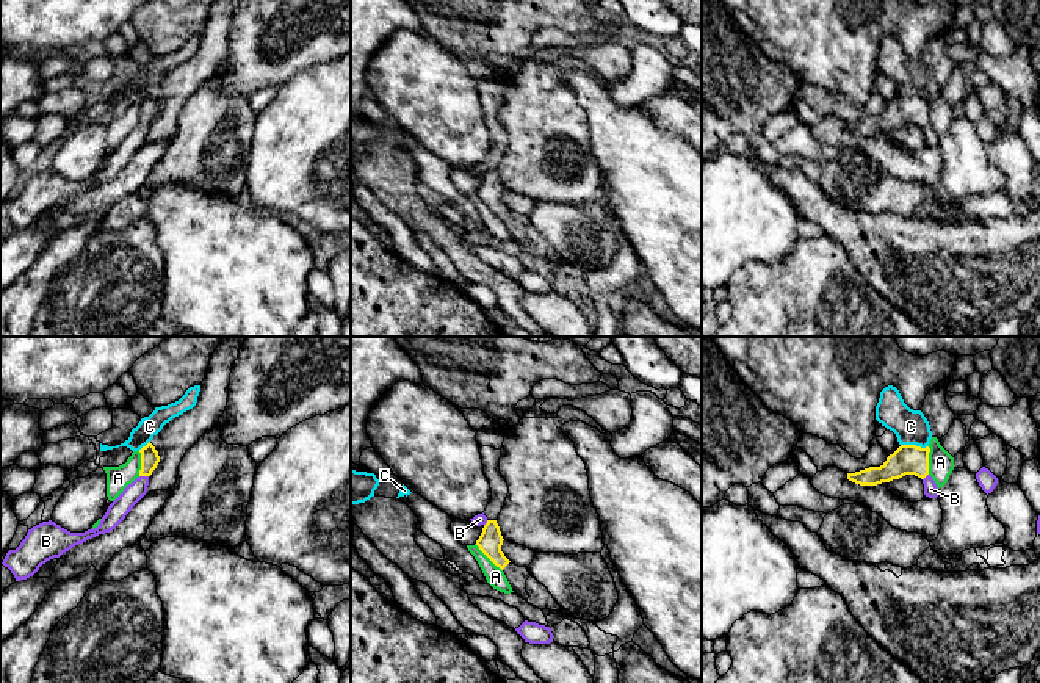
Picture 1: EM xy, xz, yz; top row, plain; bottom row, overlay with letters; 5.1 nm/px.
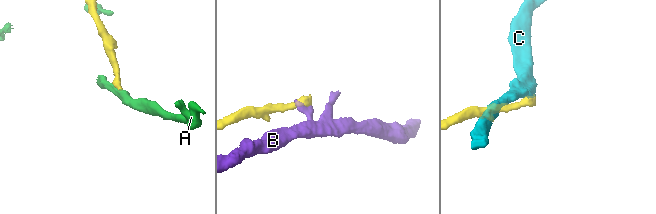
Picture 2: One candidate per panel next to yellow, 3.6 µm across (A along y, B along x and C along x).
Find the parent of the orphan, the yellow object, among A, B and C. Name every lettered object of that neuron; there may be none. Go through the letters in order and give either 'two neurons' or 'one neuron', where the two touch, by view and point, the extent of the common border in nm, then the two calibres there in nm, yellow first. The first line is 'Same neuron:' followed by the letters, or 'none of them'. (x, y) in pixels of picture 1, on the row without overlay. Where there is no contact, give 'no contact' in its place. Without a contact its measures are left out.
Same neuron: none of them
A: two neurons; contact xz (489, 207); length 200 nm; calibres 120 and 100 nm
B: two neurons; contact xy (144, 124); length 50 nm; calibres 100 and 100 nm
C: two neurons; contact yz (915, 94); length 140 nm; calibres 160 and 180 nm

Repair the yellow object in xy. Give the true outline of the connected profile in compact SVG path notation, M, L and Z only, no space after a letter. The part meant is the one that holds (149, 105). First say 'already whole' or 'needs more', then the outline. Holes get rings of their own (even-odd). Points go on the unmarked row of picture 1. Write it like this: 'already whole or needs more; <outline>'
already whole; M149 91L146 96L139 99L141 102L141 119L139 125L150 125L152 121L157 117L160 111L158 100L155 96Z

